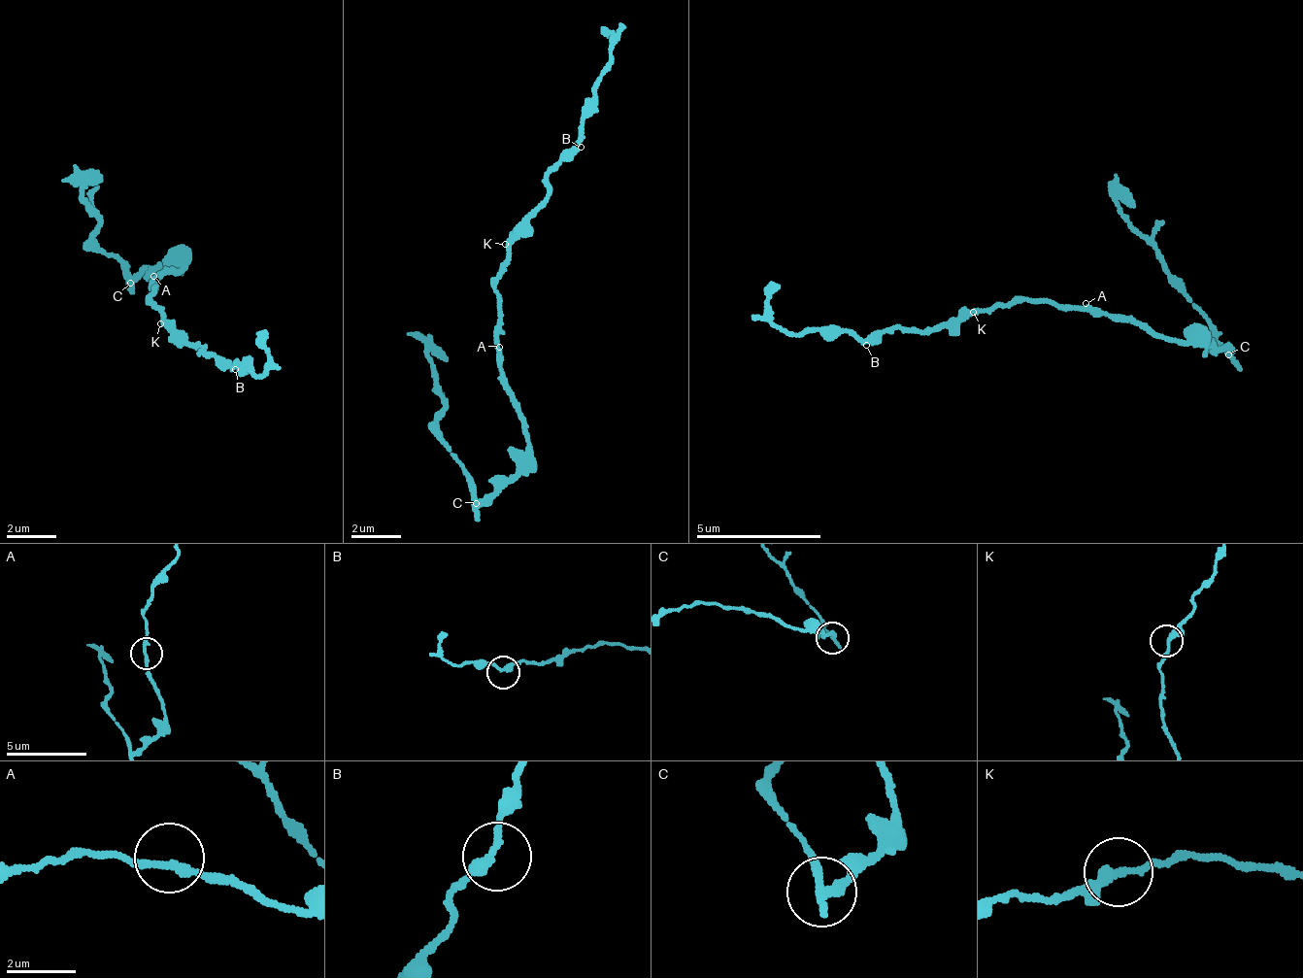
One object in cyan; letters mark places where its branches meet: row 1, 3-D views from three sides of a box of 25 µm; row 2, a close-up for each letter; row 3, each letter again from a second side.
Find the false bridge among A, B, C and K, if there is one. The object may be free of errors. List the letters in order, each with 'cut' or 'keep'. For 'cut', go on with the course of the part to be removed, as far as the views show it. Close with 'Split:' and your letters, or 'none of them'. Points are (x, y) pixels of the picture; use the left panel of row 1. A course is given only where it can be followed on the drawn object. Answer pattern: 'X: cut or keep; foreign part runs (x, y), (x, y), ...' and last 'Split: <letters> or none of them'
A: keep
B: keep
C: cut; foreign part runs (128, 281), (128, 261), (91, 237), (97, 212), (72, 165)
K: keep
Split: C

